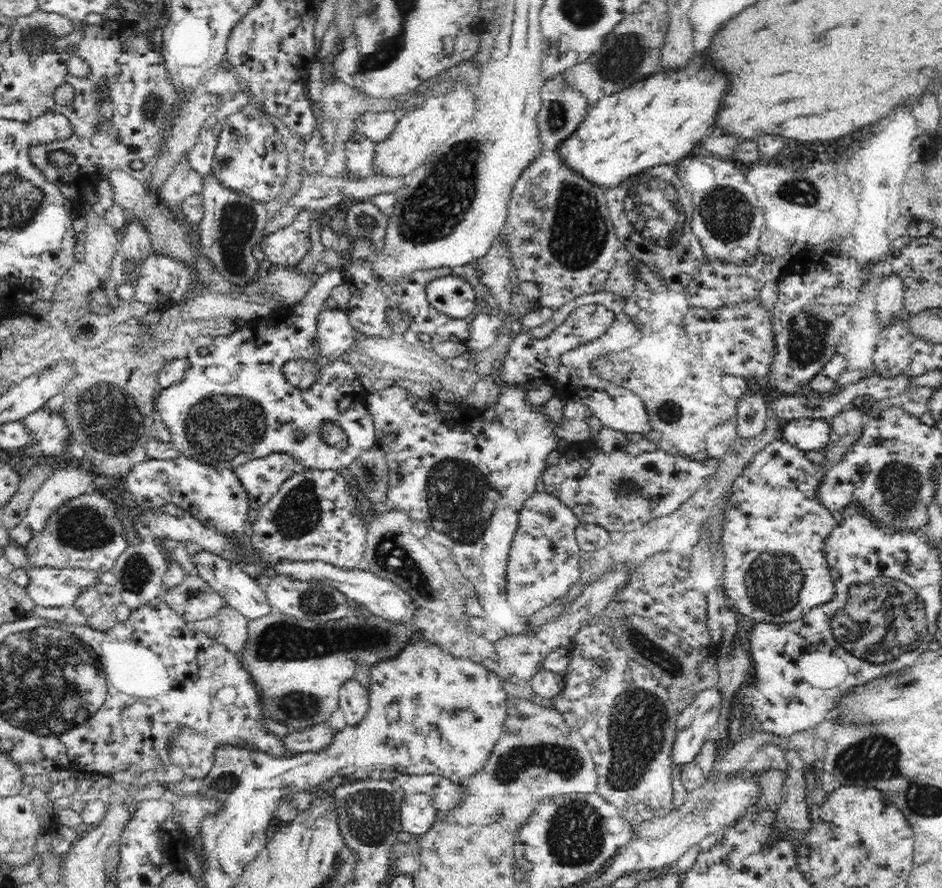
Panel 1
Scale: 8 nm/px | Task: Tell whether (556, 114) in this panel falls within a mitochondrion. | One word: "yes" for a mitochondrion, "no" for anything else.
yes

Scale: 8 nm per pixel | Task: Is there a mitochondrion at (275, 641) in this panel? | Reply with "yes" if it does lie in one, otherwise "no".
yes

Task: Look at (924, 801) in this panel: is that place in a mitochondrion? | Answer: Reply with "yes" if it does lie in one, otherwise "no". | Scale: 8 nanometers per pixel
yes

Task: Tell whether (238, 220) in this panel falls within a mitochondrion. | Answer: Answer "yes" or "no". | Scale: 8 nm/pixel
yes

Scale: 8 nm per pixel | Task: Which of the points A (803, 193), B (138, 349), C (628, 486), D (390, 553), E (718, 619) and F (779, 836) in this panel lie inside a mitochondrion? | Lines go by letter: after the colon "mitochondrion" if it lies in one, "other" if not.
A: mitochondrion
B: mitochondrion
C: mitochondrion
D: mitochondrion
E: other
F: other

